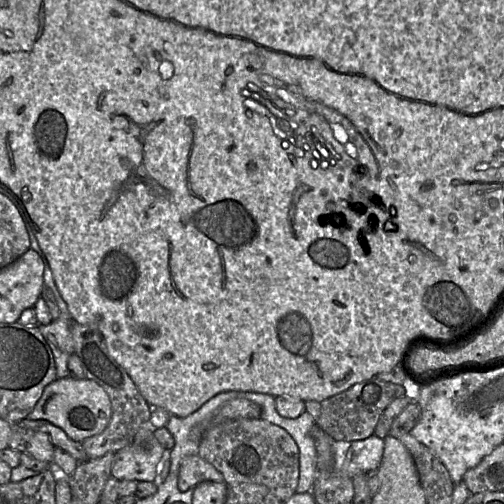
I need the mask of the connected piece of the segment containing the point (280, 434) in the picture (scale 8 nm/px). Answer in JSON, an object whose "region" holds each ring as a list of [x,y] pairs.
{"region":[[[261,418],[227,419],[210,426],[200,441],[198,455],[222,473],[228,486],[243,482],[264,485],[281,502],[296,493],[298,445],[285,429]]]}

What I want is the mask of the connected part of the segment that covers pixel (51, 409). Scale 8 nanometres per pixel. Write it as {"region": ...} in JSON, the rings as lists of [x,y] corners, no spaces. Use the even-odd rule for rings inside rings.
{"region":[[[57,378],[48,384],[26,418],[46,420],[60,427],[74,441],[83,440],[101,433],[109,424],[112,415],[111,402],[106,391],[95,381]]]}

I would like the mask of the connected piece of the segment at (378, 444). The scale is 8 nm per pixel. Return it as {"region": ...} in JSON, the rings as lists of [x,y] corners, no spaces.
{"region":[[[371,435],[364,440],[333,443],[333,473],[353,479],[358,474],[377,469],[384,450],[384,439]]]}

